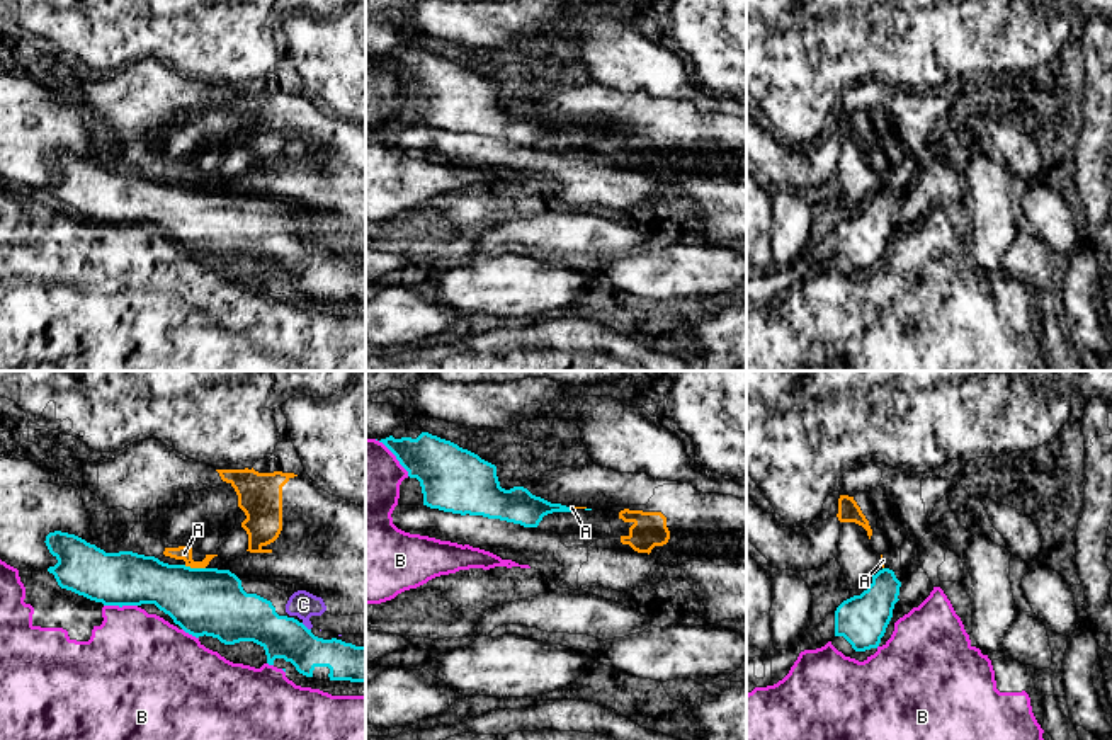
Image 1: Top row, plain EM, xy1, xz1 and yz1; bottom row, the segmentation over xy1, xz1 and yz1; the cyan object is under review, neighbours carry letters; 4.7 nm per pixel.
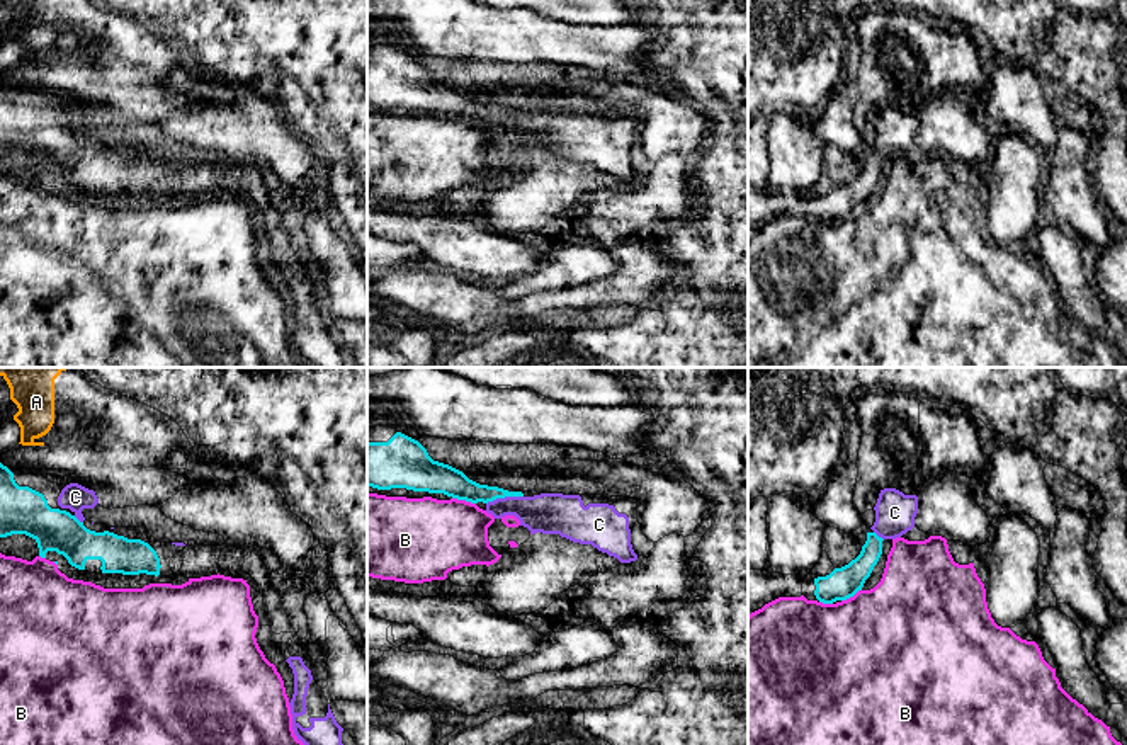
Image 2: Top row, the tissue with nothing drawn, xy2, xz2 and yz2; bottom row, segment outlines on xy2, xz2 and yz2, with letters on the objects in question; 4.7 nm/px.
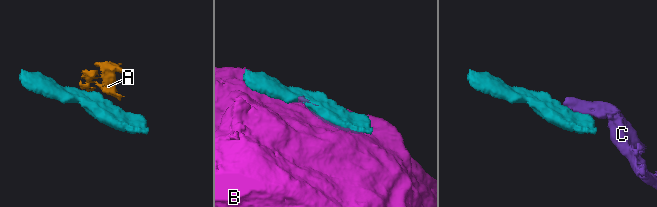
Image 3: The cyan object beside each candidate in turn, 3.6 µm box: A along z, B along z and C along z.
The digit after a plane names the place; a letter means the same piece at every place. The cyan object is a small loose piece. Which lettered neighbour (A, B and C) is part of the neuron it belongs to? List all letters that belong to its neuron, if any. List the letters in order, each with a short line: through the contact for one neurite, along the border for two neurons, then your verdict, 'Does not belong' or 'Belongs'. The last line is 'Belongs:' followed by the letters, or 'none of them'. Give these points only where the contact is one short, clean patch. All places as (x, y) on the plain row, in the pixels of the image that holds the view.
A: Line: xy1 (184, 184), (204, 187). Does not belong
B: Does not belong
C: Belongs
Belongs: C

